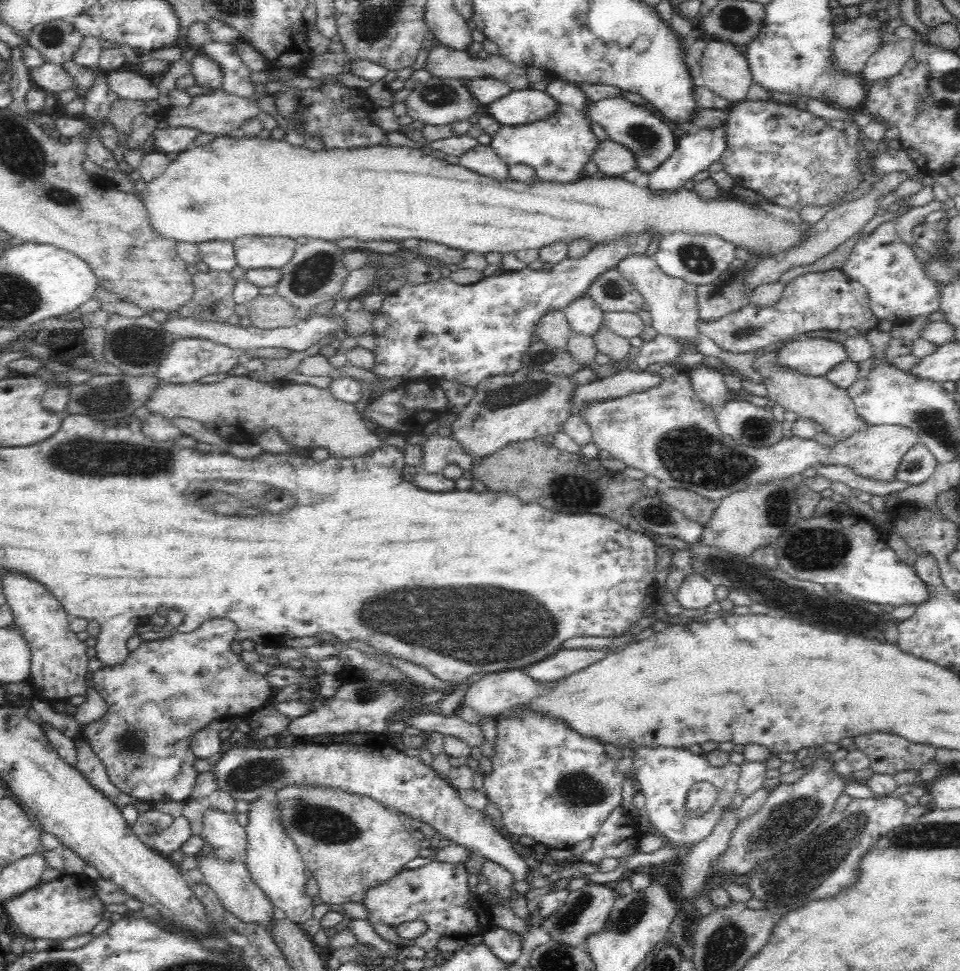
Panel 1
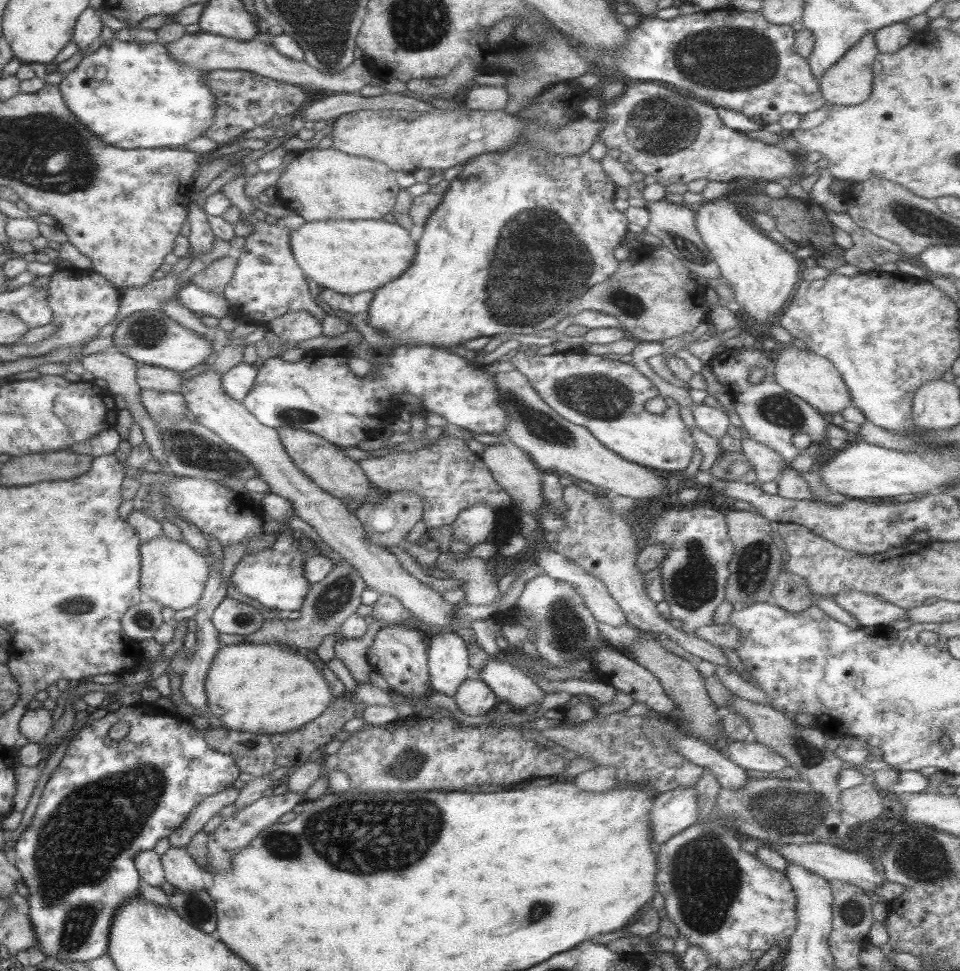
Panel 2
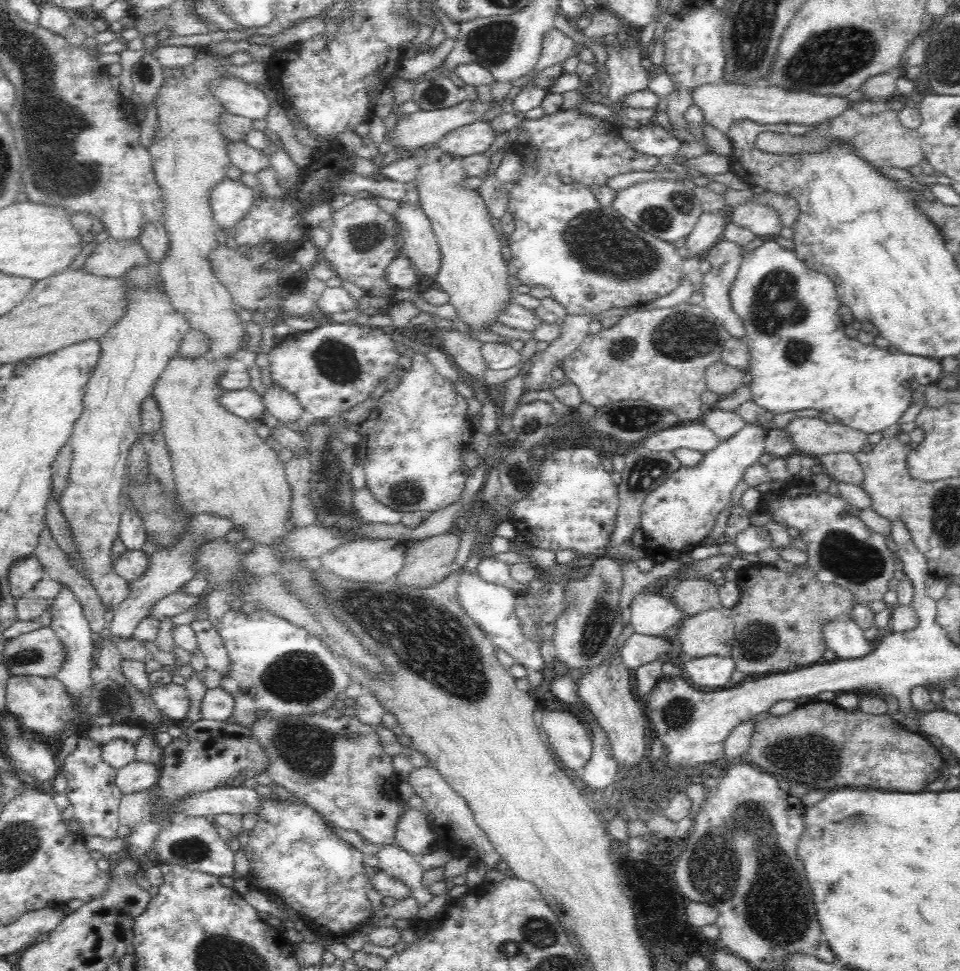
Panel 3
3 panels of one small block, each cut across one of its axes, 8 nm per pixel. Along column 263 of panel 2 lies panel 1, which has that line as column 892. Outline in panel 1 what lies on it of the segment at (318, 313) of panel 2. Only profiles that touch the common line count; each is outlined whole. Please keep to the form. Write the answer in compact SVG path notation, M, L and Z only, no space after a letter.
M895 220L883 222L868 236L861 236L842 270L858 281L869 296L869 305L880 321L906 320L927 316L939 310L940 295L933 280L923 271L923 265L916 259L910 245L896 233Z

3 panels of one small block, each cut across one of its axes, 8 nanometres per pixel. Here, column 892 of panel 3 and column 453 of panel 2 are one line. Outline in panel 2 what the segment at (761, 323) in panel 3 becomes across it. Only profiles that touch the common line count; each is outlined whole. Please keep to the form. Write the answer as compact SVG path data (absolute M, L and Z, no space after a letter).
M404 346L395 348L388 359L378 366L378 373L371 371L366 377L358 377L348 367L346 356L340 351L331 352L328 348L314 349L307 352L301 360L288 362L280 358L266 360L258 367L254 384L241 404L263 426L280 429L293 427L315 433L316 436L344 449L358 448L362 440L381 436L386 427L398 420L397 411L402 407L401 395L411 394L422 400L422 410L437 414L448 424L459 426L472 434L493 434L505 439L504 428L508 428L508 417L504 406L500 405L500 394L495 387L495 368L485 369L468 363L459 355L446 349L430 348L428 346Z

